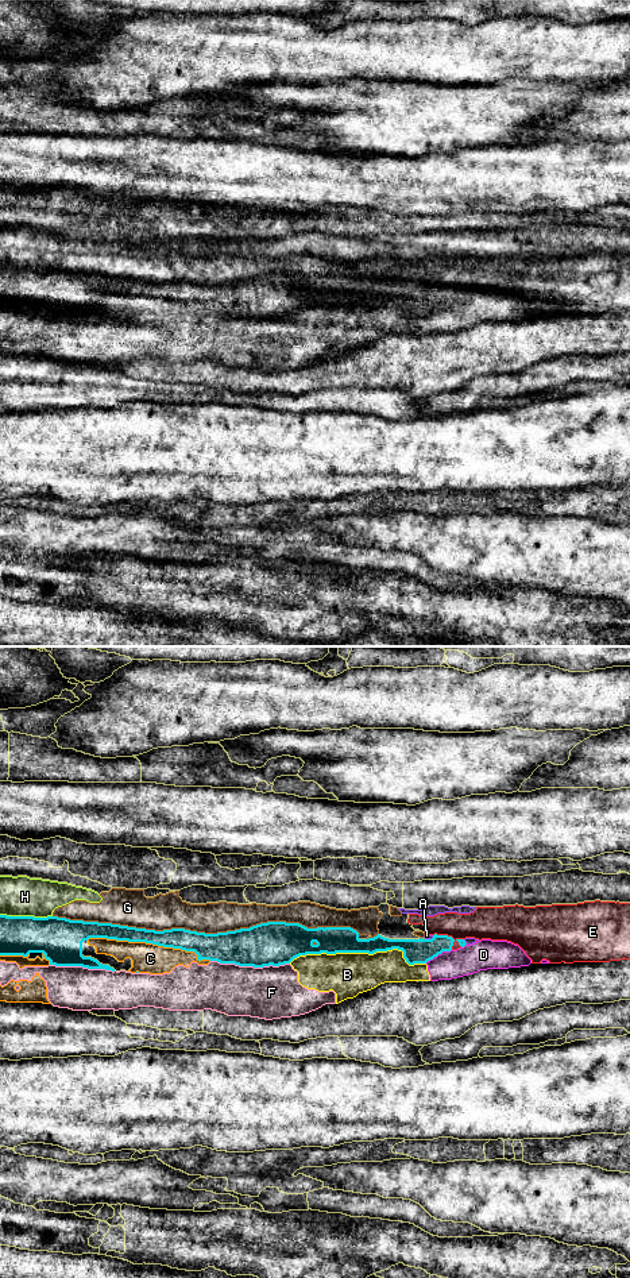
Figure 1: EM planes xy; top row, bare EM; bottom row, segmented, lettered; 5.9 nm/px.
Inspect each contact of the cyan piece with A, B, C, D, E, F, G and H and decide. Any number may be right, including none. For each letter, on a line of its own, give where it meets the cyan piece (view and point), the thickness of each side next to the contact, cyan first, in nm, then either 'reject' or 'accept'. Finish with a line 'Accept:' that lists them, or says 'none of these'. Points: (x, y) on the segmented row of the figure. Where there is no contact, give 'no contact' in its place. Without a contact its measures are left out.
A: xy (429, 939) | 140/30 nm | reject
B: xy (360, 952) | 160/260 nm | reject
C: xy (150, 942) | 130/180 nm | reject
D: xy (437, 954) | 140/170 nm | reject
E: xy (447, 935) | 140/190 nm | accept
F: xy (250, 965) | 260/320 nm | reject
G: xy (207, 934) | 220/190 nm | reject
H: xy (26, 917) | 260/240 nm | reject
Accept: E

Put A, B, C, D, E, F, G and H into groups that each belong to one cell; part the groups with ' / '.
A G H / B D F / C / E

